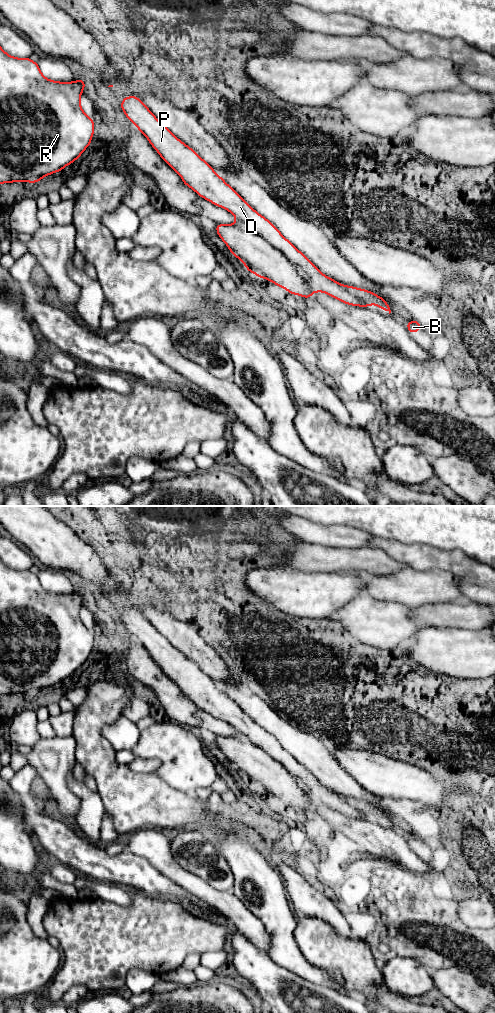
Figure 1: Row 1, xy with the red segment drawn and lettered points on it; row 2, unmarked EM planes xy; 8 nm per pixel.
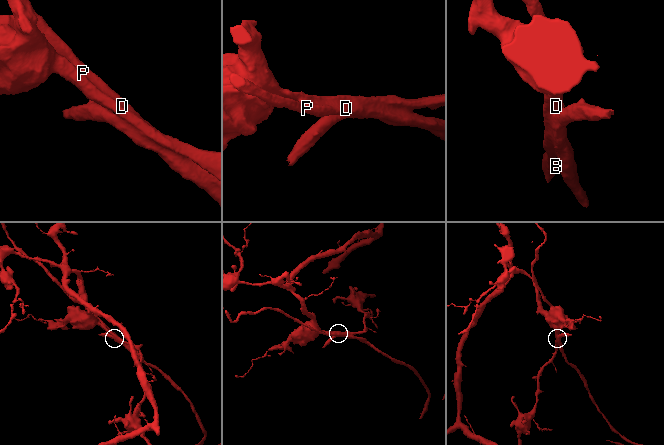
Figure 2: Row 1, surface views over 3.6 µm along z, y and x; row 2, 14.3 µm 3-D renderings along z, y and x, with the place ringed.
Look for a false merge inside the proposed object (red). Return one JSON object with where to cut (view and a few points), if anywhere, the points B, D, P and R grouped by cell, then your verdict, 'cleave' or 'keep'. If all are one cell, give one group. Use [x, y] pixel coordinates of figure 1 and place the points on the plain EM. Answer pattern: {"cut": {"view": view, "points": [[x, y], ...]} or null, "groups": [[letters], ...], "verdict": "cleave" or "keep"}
{"cut": {"view": "xy", "points": [[284, 768], [287, 768], [299, 777], [311, 792]]}, "groups": [["B", "R"], ["D", "P"]], "verdict": "cleave"}

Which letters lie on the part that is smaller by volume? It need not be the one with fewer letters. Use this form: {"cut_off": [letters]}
{"cut_off": ["D", "P"]}

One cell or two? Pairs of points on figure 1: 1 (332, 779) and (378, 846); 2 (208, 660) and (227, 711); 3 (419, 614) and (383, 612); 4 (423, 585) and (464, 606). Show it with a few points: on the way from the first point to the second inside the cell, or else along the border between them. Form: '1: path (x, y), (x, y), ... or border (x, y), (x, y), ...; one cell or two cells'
1: path (311, 775), (321, 787), (321, 792), (353, 824); one cell
2: path (210, 673), (217, 680), (217, 698); one cell
3: border (413, 608), (411, 616), (422, 627); two cells
4: border (463, 599), (457, 602), (438, 602), (433, 604); two cells

